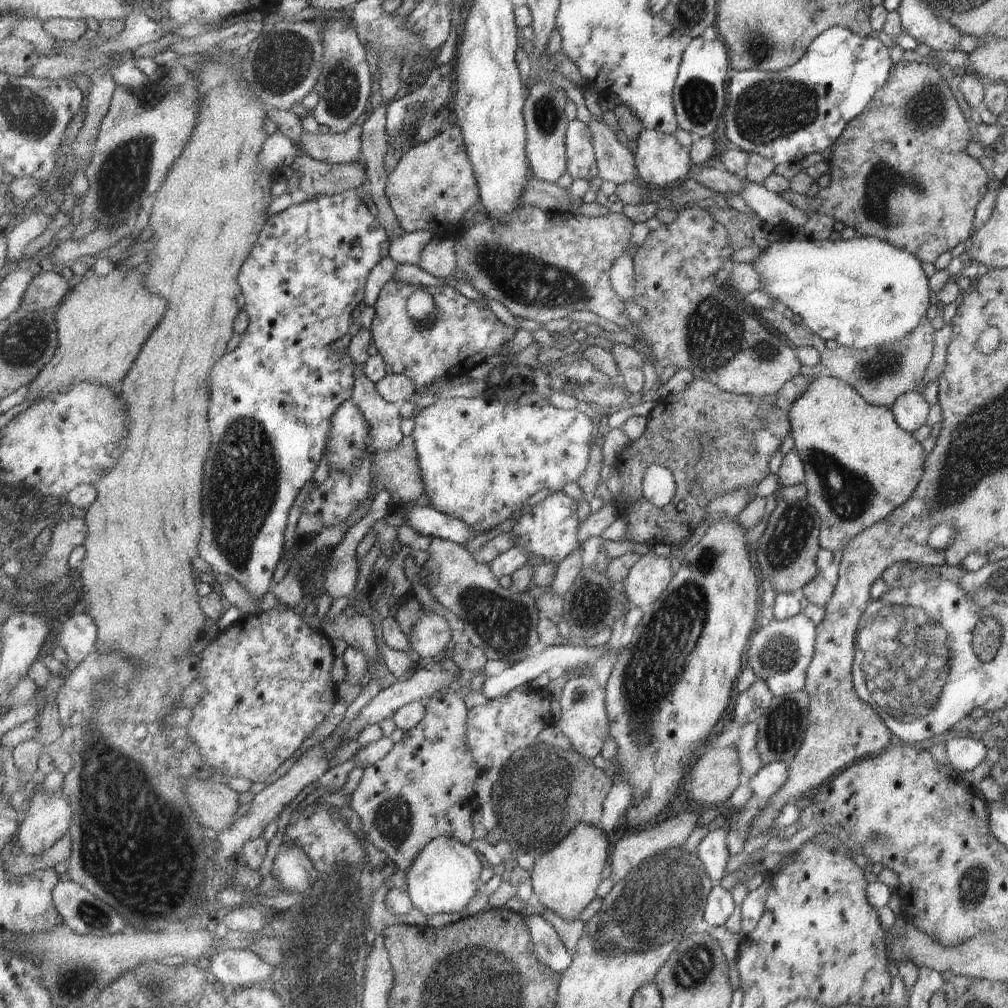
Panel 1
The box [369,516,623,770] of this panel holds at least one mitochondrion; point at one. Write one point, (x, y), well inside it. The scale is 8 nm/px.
(504, 624)

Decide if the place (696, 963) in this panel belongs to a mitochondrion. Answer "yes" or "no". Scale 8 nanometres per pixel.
yes

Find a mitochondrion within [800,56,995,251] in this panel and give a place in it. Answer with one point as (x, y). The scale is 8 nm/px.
(882, 180)

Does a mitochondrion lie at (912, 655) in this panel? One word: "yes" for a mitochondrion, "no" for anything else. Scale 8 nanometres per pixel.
yes

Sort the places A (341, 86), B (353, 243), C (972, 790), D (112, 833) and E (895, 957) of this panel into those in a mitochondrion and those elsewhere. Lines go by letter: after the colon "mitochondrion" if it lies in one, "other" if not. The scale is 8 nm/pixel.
A: mitochondrion
B: other
C: other
D: mitochondrion
E: other

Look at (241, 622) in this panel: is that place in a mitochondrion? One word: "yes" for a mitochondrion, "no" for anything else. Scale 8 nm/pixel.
no

